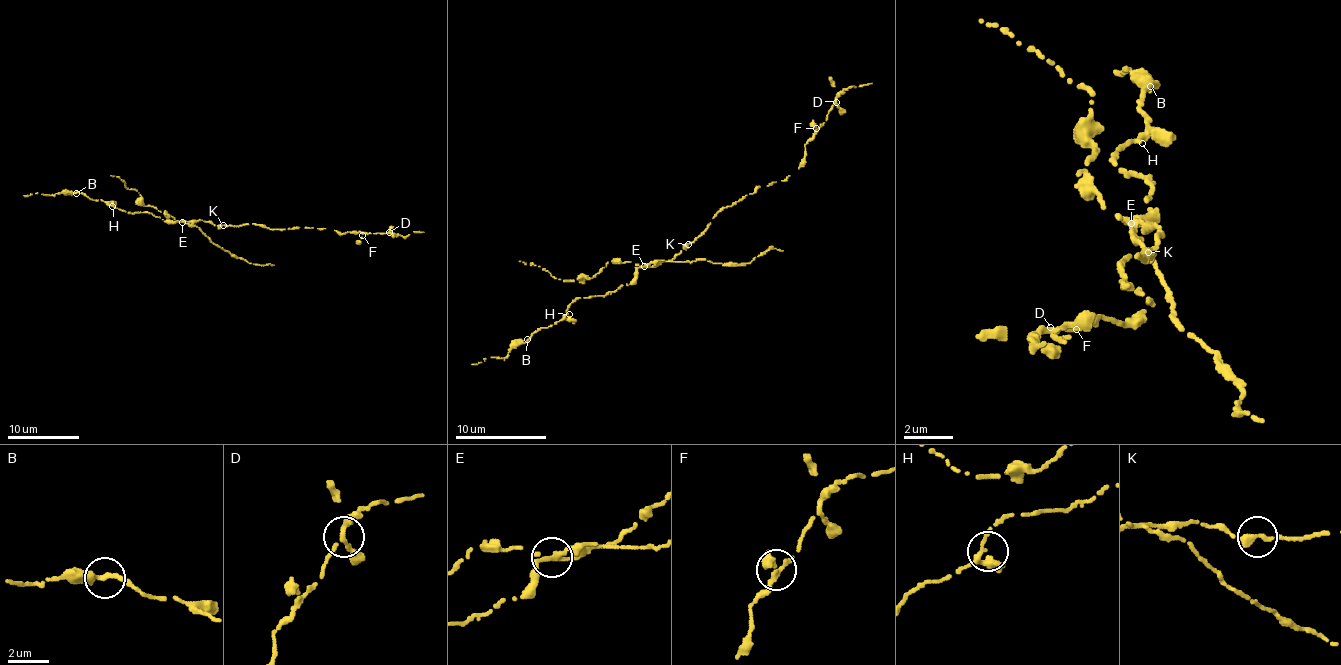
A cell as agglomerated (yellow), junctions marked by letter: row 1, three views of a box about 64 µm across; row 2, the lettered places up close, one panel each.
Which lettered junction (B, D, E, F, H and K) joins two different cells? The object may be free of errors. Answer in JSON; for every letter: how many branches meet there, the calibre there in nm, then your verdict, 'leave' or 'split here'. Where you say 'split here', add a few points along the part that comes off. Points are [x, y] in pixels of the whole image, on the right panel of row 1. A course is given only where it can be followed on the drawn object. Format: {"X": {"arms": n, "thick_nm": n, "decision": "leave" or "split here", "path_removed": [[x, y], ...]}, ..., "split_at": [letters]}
{"B": {"arms": 2, "thick_nm": 240, "decision": "leave"}, "D": {"arms": 3, "thick_nm": 220, "decision": "leave"}, "E": {"arms": 3, "thick_nm": 220, "decision": "split here", "path_removed": [[1133, 224], [1175, 317], [1237, 381], [1238, 414], [1262, 419]]}, "F": {"arms": 2, "thick_nm": 240, "decision": "leave"}, "H": {"arms": 3, "thick_nm": 180, "decision": "leave"}, "K": {"arms": 2, "thick_nm": 320, "decision": "leave"}, "split_at": ["E"]}

